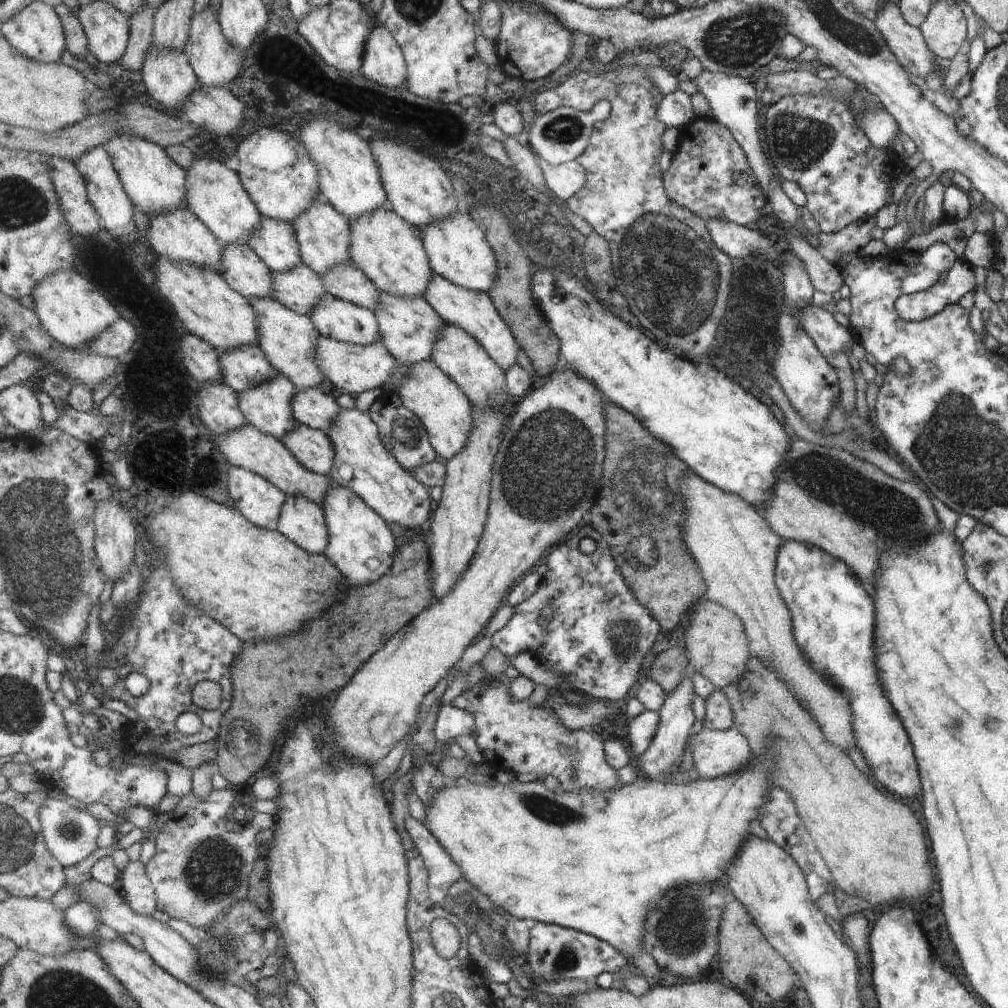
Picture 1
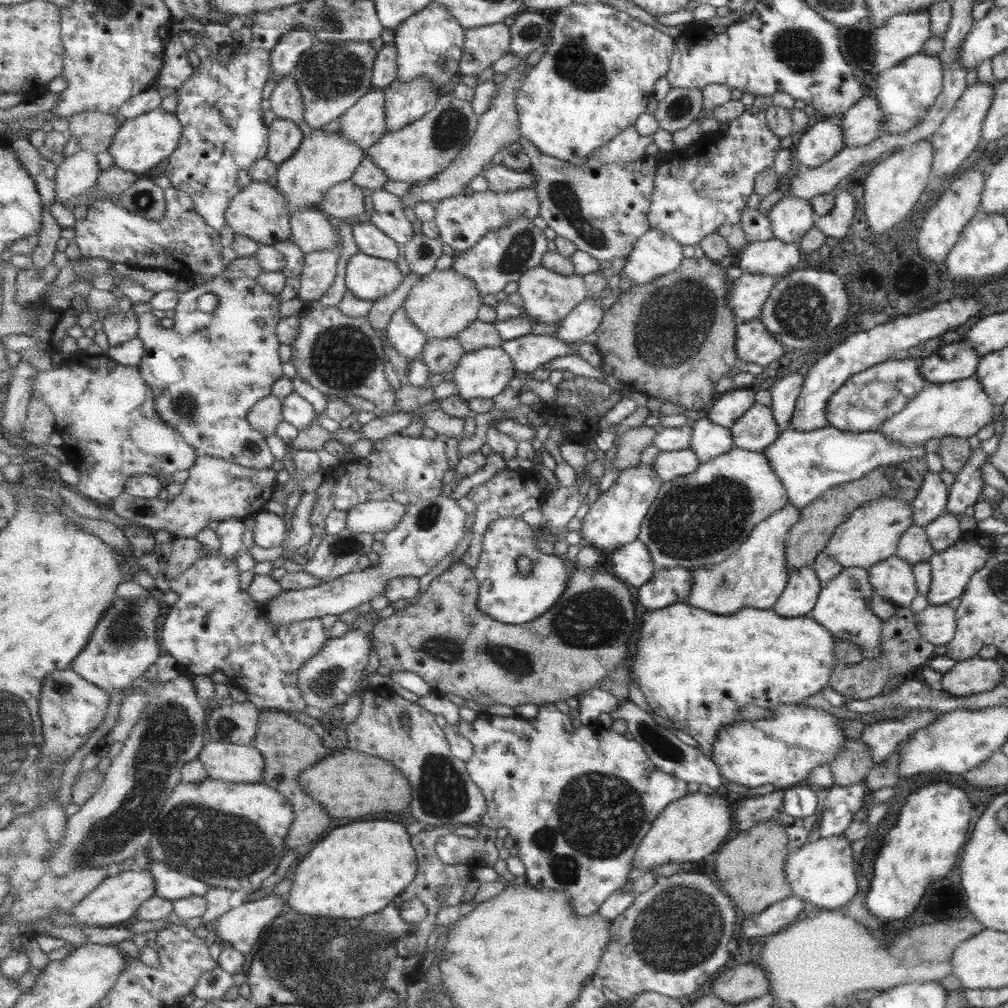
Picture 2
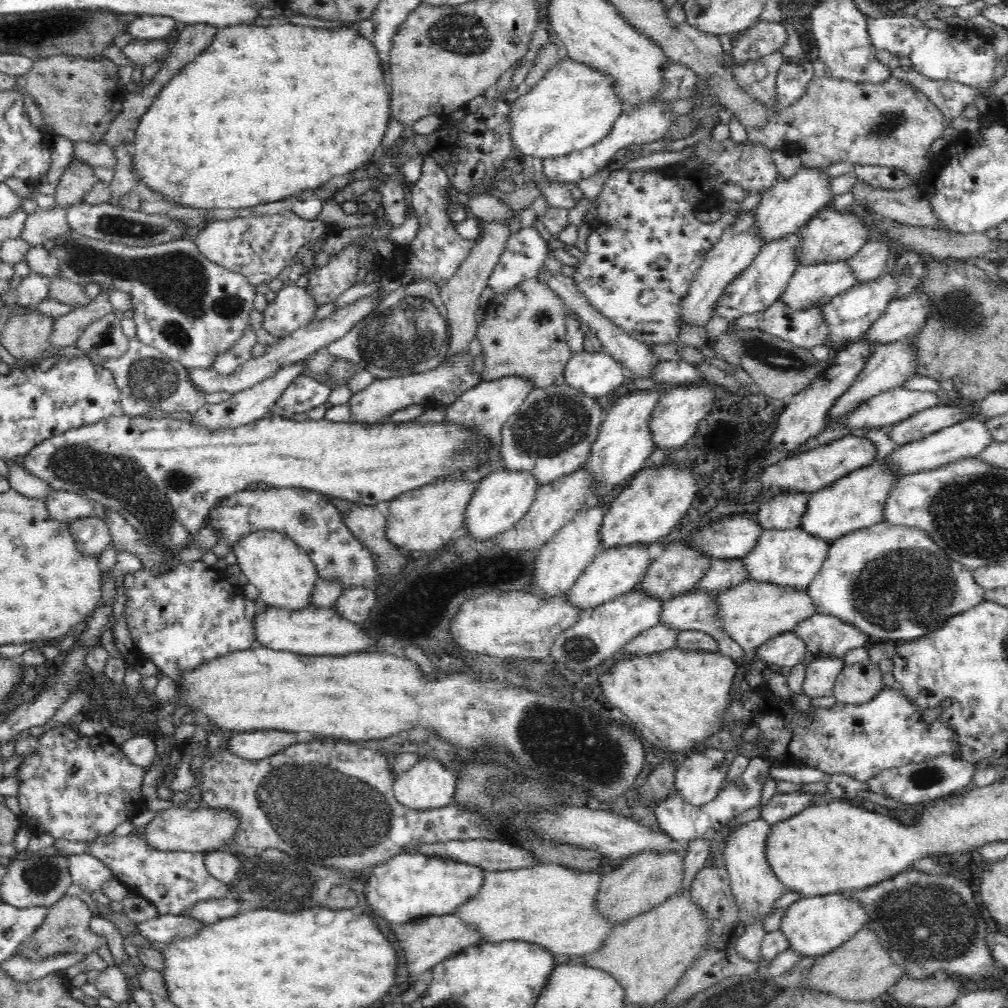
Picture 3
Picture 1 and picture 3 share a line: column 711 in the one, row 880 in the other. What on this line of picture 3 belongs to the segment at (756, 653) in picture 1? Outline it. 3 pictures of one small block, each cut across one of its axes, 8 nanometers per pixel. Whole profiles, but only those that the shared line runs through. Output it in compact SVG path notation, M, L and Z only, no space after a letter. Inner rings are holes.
M537 864L516 870L486 872L482 889L454 914L460 920L475 926L484 943L504 943L506 940L522 940L552 952L553 955L586 956L598 952L612 933L616 924L607 922L596 911L596 896L599 896L601 875L596 872L571 871L562 864Z

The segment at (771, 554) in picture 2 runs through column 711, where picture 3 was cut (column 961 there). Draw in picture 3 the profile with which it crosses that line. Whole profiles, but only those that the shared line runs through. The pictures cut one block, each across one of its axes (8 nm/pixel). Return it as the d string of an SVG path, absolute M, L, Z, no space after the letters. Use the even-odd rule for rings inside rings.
M886 520L834 541L807 594L818 613L854 624L870 637L897 642L918 639L938 630L951 616L986 601L986 590L975 582L973 571L952 560L946 551L942 552L926 532L918 527L894 526Z

